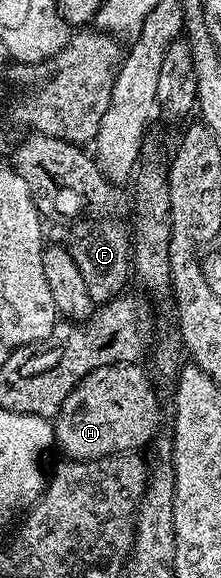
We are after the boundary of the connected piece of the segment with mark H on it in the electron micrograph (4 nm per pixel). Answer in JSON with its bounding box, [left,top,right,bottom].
[55,362,161,462]

